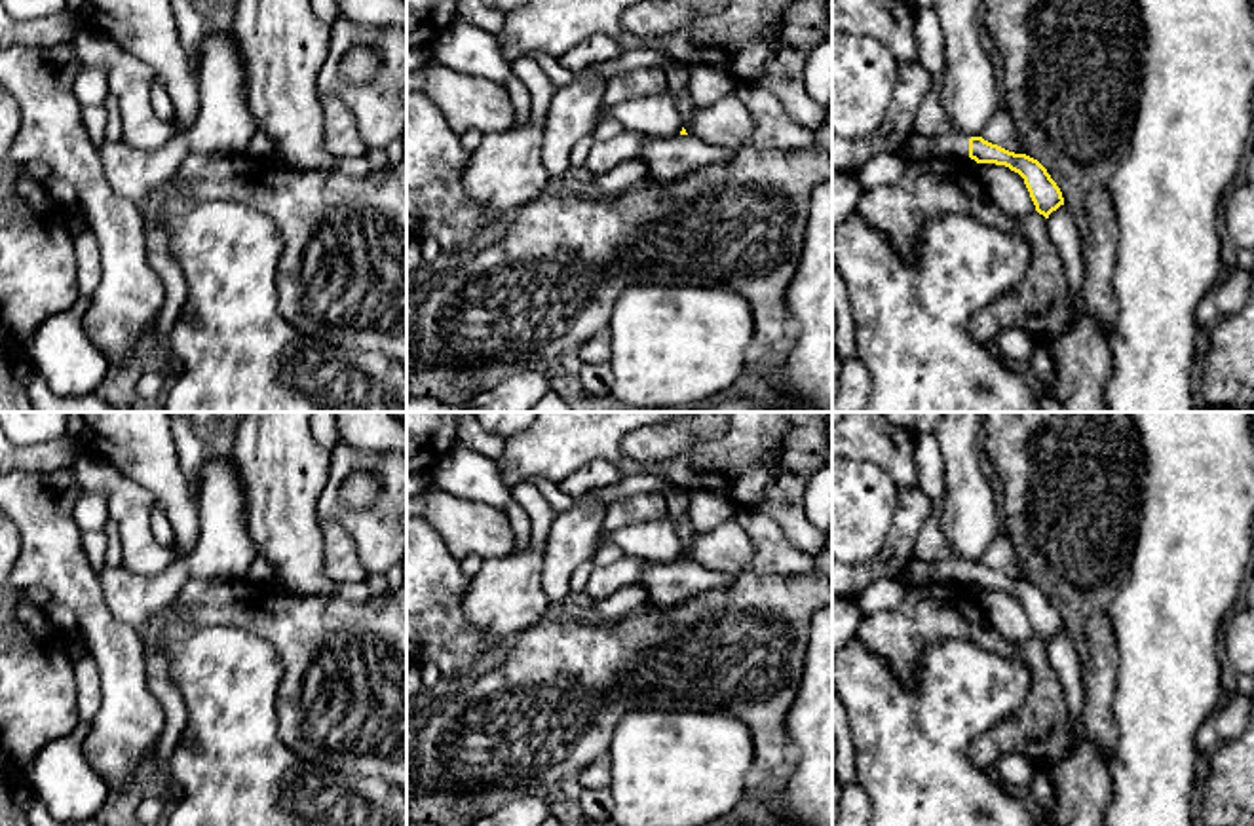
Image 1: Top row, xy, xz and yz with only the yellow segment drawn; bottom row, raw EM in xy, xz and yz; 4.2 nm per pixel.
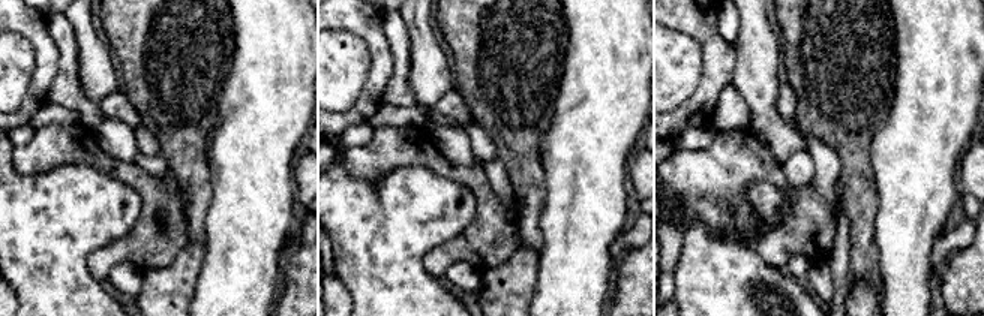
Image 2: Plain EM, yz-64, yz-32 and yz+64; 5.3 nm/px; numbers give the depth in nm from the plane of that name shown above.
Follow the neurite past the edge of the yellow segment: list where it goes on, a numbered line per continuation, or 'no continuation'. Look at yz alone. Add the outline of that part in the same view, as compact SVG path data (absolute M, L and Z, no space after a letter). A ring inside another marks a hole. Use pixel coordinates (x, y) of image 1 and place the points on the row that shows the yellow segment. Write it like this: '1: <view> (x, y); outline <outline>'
1: yz (954, 145); outline M912 131L910 139L899 152L904 160L910 158L969 158L969 137L952 131L939 139L927 139Z

